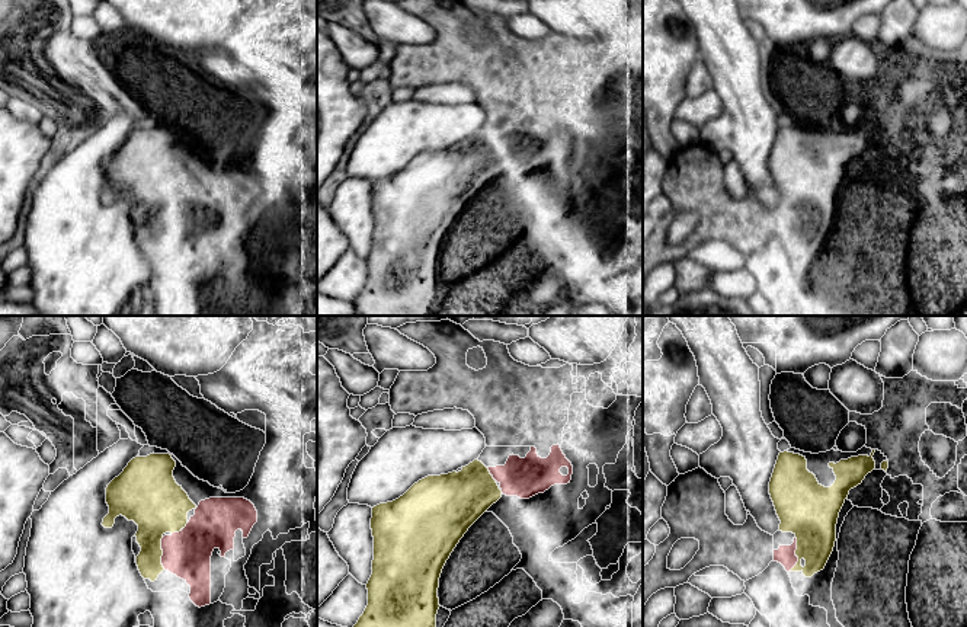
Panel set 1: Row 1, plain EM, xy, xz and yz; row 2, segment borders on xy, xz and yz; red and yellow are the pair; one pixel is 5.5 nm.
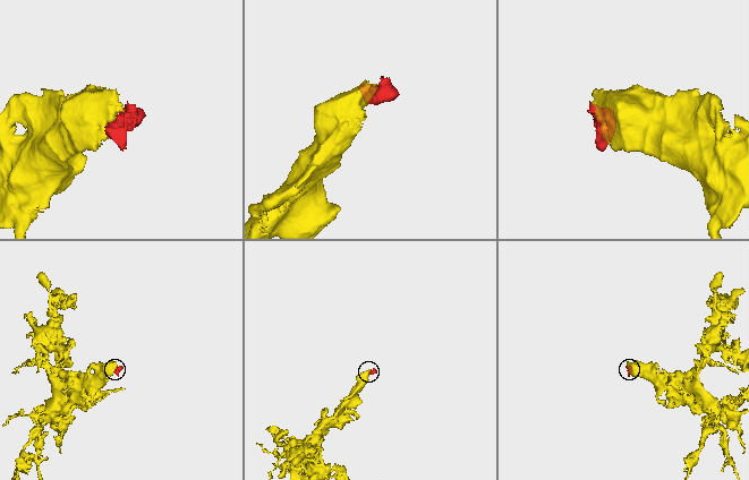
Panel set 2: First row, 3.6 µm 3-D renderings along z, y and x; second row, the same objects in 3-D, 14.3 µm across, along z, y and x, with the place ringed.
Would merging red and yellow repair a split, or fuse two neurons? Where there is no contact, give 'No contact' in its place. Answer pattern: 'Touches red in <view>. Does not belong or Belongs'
Touches red in yz. Belongs

